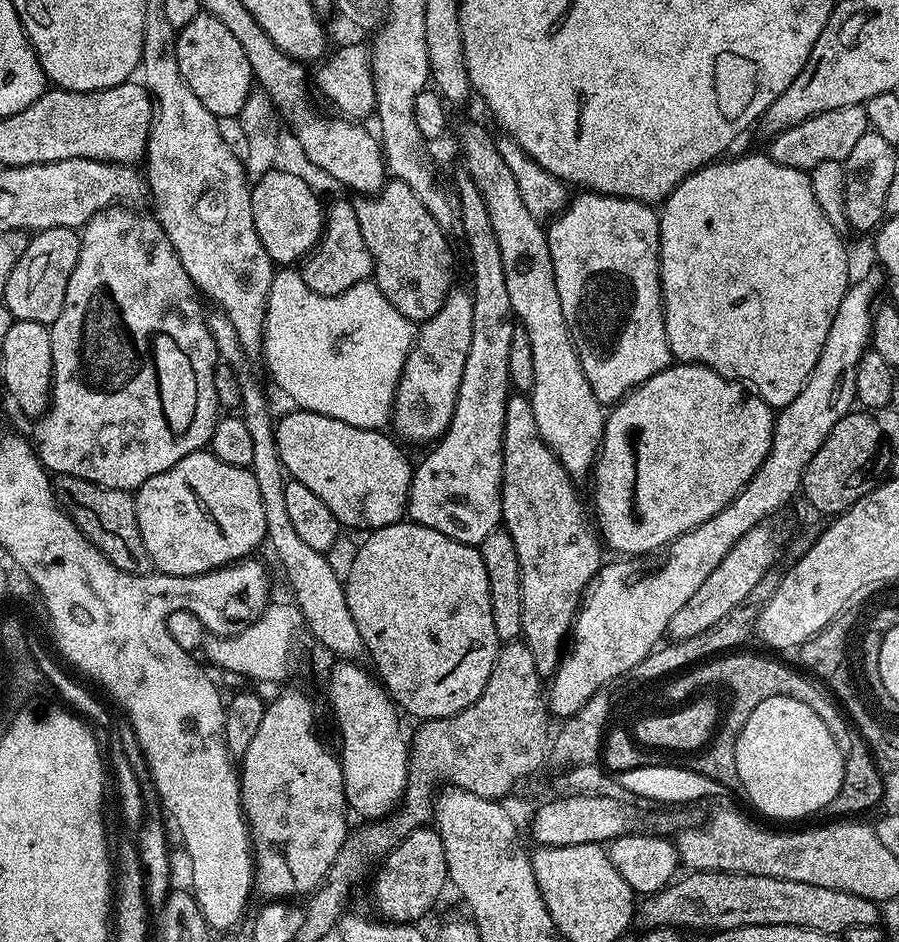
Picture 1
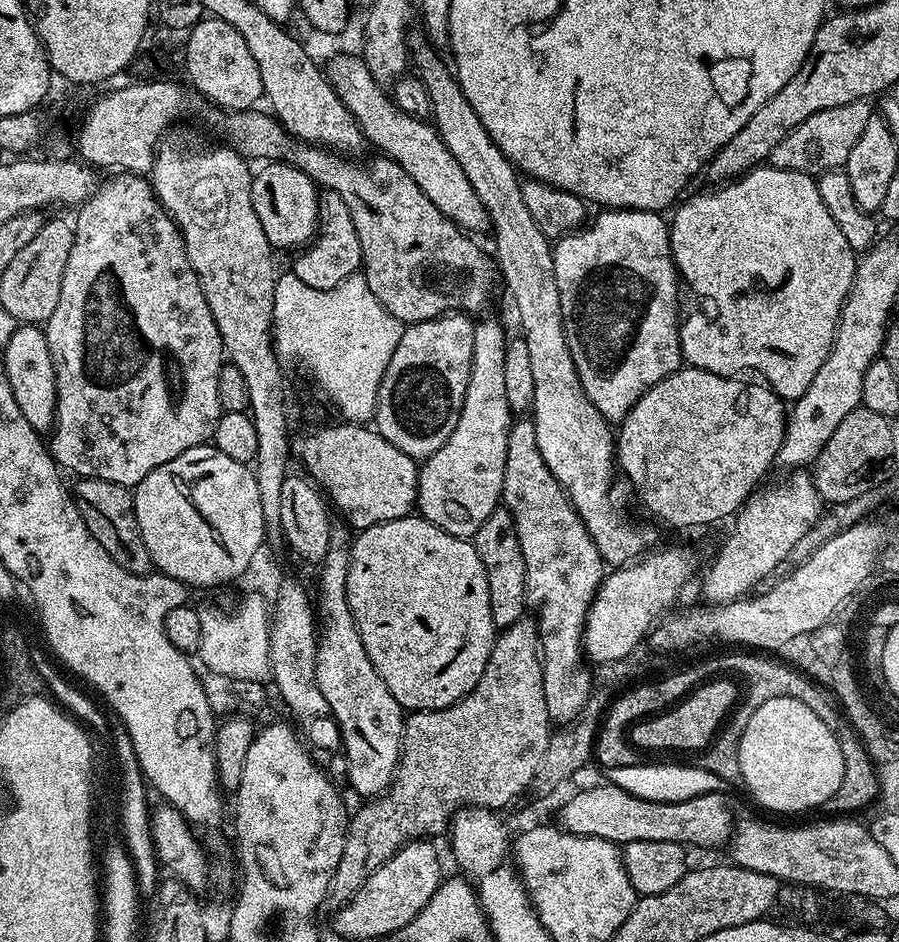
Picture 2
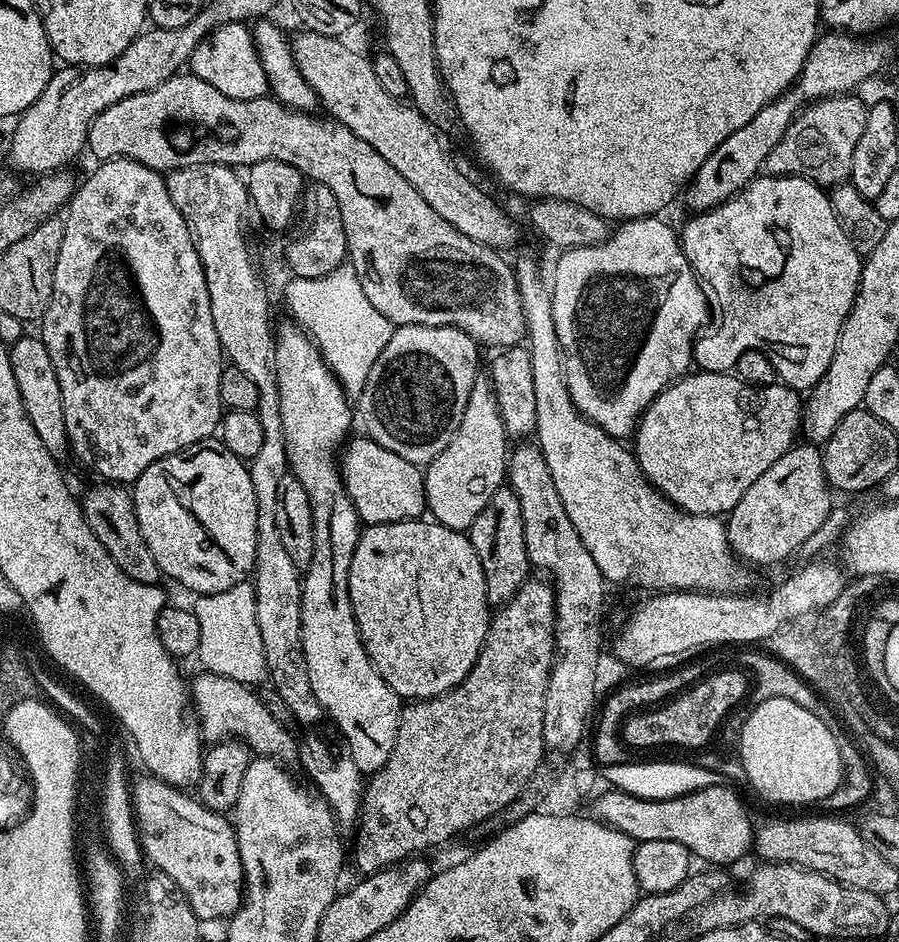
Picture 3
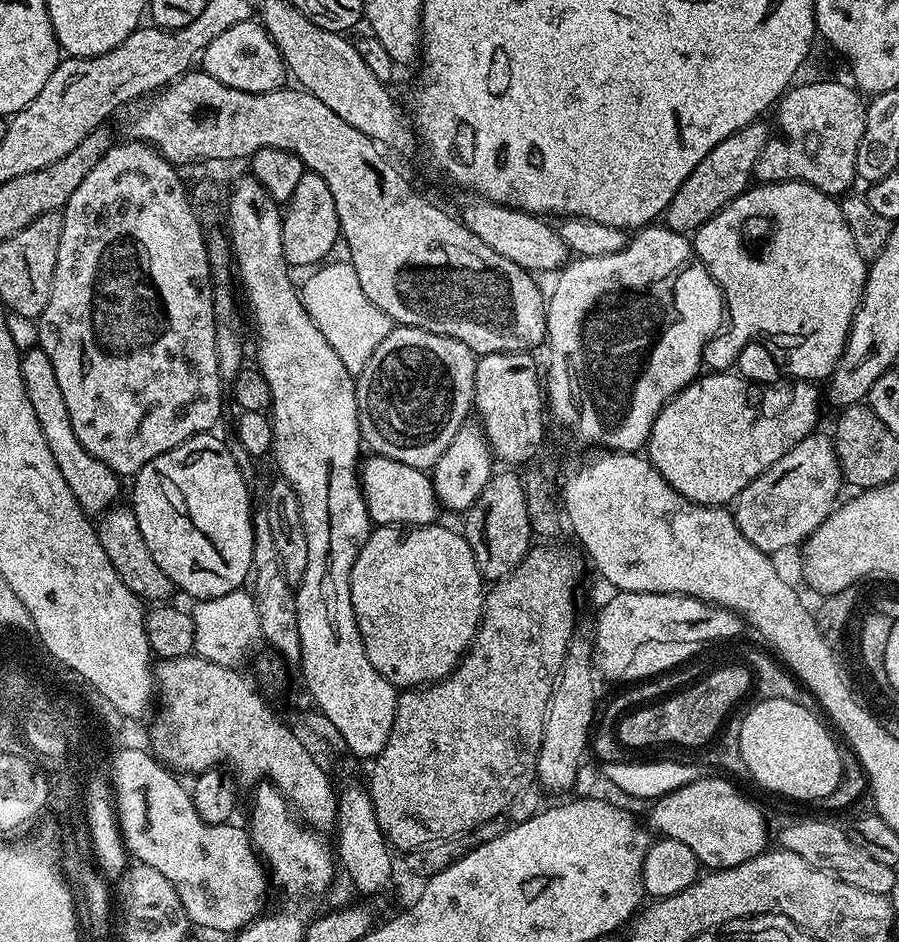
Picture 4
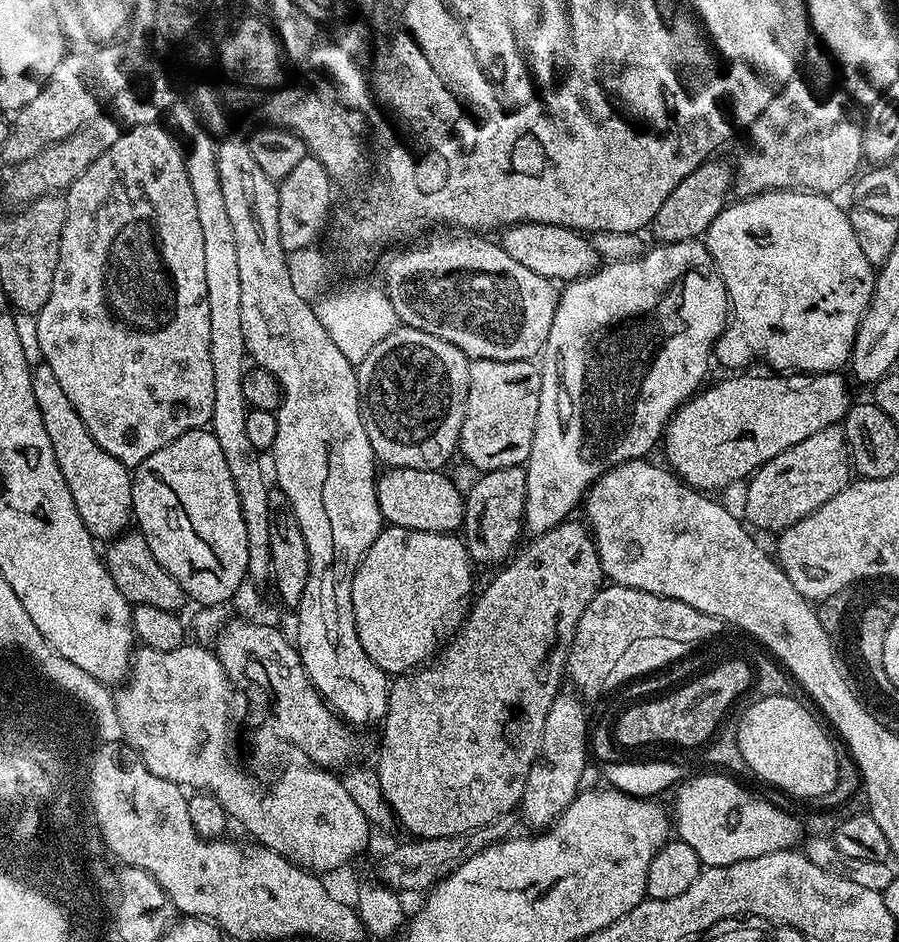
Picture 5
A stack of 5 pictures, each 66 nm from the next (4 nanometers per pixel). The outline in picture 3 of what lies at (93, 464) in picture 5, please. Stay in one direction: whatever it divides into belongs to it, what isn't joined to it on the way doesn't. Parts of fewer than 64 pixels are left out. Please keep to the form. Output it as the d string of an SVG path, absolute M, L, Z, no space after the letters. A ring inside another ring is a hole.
M26 334L18 338L8 349L10 368L14 370L14 382L18 382L18 394L22 394L22 406L26 406L26 418L30 418L42 446L50 450L55 460L63 461L69 455L66 418L62 406L62 386L58 386L58 370L54 370L54 361L50 359L50 350L46 350L39 335Z

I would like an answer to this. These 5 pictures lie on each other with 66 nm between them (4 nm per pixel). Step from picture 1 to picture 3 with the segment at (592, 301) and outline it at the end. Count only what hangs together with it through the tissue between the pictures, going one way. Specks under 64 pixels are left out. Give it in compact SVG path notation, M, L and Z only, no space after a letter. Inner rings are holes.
M659 215L655 216L643 216L642 218L638 218L637 220L625 220L623 223L619 225L620 228L613 231L609 234L603 242L598 245L588 245L582 246L581 248L569 248L567 250L561 251L560 261L556 264L556 277L551 277L550 280L550 291L552 293L552 309L554 310L554 330L558 334L558 342L560 343L560 353L564 356L564 373L566 374L566 382L568 383L568 389L570 390L570 398L574 402L574 406L578 409L581 414L588 419L590 422L594 422L599 428L605 432L606 434L610 434L611 436L615 436L617 438L625 438L624 436L631 437L633 433L635 433L636 425L640 422L640 417L643 416L646 409L650 406L650 402L654 402L654 398L658 398L658 394L663 392L664 389L671 386L671 384L680 380L683 376L687 376L690 369L693 367L694 361L692 358L692 345L697 336L701 335L704 323L708 320L708 304L710 308L710 300L706 295L705 289L702 287L701 277L697 276L696 271L692 269L690 266L690 262L686 258L686 254L682 250L682 246L680 245L680 237L678 235L677 229L674 227L671 228L670 225L667 224L666 221L660 220Z

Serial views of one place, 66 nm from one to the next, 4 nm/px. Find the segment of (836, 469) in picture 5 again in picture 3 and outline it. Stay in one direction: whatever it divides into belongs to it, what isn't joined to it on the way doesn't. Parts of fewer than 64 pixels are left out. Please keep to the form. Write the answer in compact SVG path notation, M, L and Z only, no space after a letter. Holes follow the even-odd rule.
M808 442L797 443L789 452L782 454L782 458L778 458L778 462L774 462L774 466L770 466L770 470L766 470L766 474L762 474L746 494L742 494L738 506L727 513L726 527L732 551L749 565L782 563L788 555L796 554L802 542L826 521L834 507L832 496L834 492L828 487L821 449Z

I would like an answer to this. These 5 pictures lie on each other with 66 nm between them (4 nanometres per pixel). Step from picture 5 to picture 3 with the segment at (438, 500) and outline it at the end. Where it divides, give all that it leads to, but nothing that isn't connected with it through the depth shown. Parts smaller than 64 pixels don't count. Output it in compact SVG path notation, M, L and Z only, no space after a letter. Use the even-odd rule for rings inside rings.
M360 434L357 440L347 441L338 463L344 489L365 525L414 520L425 515L424 473L417 465L406 462L406 458L394 454L394 450L386 450Z

